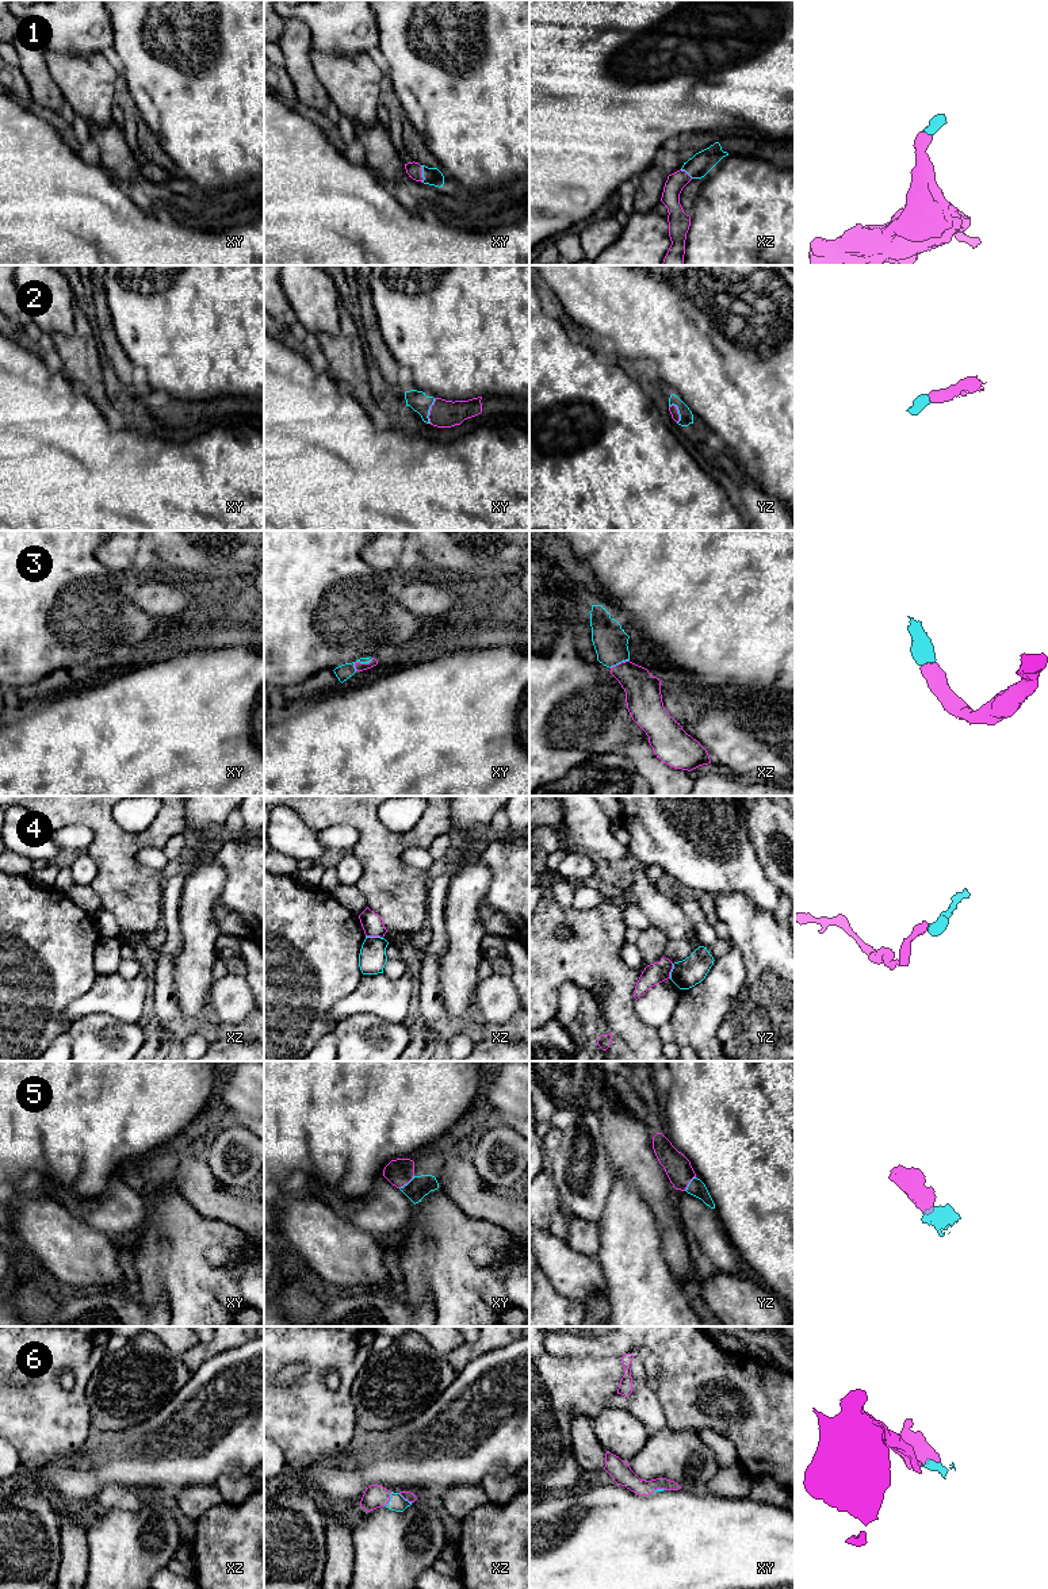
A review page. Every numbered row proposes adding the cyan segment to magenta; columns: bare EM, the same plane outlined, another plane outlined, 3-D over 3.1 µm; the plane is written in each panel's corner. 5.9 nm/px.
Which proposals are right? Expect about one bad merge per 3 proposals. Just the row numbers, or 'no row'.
1, 2, 3, 5, 6

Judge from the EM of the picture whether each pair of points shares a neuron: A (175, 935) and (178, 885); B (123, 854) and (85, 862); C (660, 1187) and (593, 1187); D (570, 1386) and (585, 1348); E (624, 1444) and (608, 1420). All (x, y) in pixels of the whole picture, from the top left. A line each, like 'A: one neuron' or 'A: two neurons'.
A: one neuron
B: two neurons
C: two neurons
D: two neurons
E: one neuron

